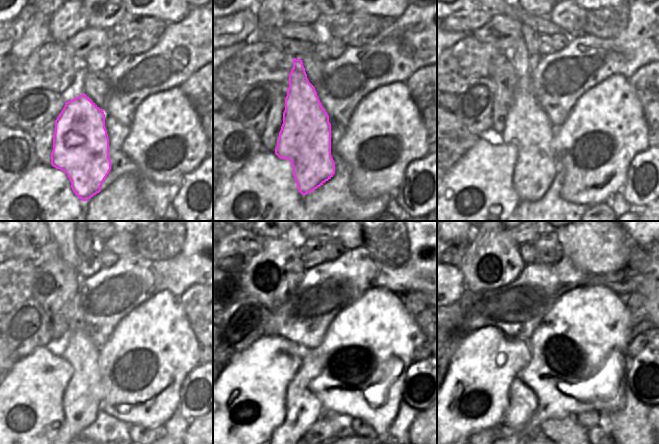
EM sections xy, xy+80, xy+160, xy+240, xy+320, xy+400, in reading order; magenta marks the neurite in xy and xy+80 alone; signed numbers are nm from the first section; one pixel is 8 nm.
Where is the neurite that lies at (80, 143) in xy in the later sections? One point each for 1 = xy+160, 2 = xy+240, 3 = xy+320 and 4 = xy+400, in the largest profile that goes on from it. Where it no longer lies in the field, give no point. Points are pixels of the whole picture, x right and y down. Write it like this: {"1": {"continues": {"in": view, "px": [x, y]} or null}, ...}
{"1": {"continues": {"in": "xy+160", "px": [527, 126]}}, "2": {"continues": {"in": "xy+240", "px": [83, 396]}}, "3": {"continues": {"in": "xy+320", "px": [303, 407]}}, "4": {"continues": {"in": "xy+400", "px": [523, 402]}}}

